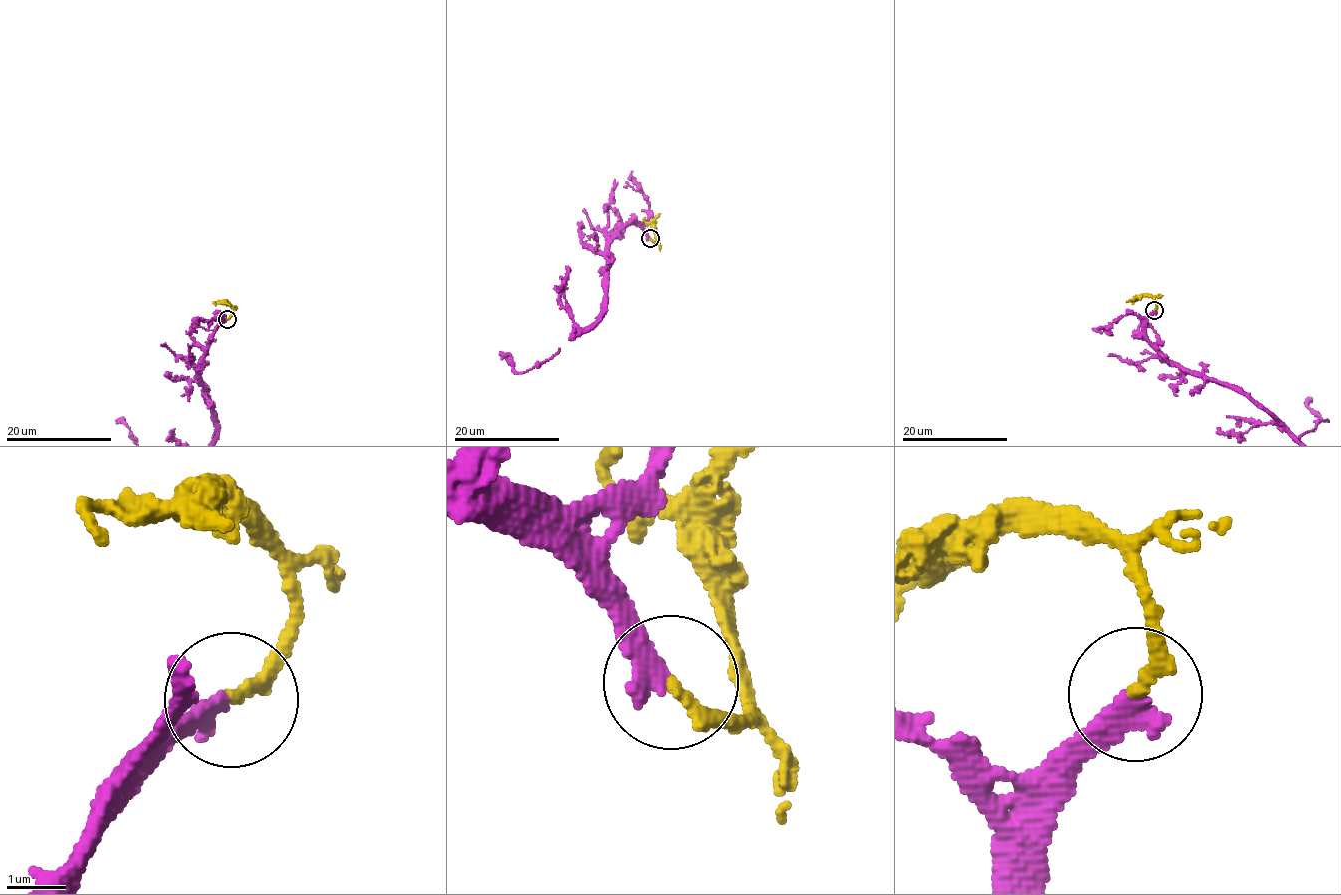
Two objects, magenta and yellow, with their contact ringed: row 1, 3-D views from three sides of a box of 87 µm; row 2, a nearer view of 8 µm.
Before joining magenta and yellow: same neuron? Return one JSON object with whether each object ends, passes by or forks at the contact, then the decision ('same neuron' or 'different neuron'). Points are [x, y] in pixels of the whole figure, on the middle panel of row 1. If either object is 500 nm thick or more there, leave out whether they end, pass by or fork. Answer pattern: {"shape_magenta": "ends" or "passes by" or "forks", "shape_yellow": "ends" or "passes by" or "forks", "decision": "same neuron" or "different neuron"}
{"shape_magenta": "ends", "shape_yellow": "ends", "decision": "same neuron"}

